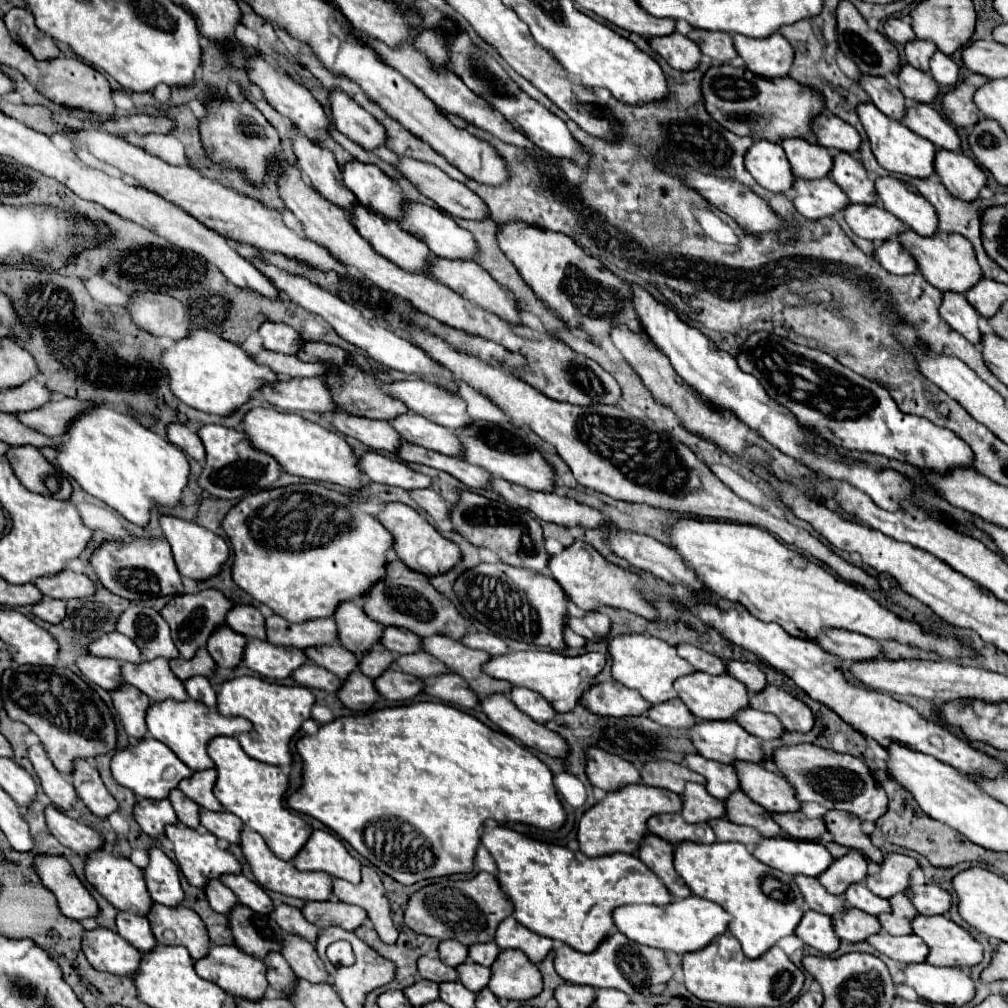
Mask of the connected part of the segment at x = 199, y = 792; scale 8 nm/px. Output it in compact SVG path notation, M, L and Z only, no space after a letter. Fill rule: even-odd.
M216 769L198 771L198 773L194 773L190 779L180 781L178 789L180 789L186 797L190 797L192 801L196 801L200 807L204 807L204 809L224 811L224 807L218 803L218 799L216 799L214 793L212 793L216 777L218 777Z

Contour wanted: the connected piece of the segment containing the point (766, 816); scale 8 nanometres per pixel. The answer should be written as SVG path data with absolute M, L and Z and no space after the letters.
M742 791L732 793L726 801L726 819L738 825L748 825L758 829L764 837L782 837L782 829L772 819L772 811L750 801Z

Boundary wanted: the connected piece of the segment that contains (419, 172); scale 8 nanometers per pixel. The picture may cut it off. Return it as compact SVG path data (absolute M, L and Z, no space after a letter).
M398 157L398 163L396 163L396 169L400 171L402 177L406 177L422 195L426 195L428 199L432 199L440 209L448 211L450 215L456 215L456 217L462 217L462 219L474 219L474 221L482 221L486 219L486 205L482 203L480 197L476 197L470 189L466 189L466 185L450 179L442 169L430 165L430 163L424 163L424 161L416 161L412 157Z

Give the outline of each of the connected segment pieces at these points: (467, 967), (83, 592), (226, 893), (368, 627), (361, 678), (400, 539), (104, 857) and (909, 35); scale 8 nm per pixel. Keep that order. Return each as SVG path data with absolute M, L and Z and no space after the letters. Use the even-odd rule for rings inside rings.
M466 961L462 965L458 965L458 975L460 975L460 981L474 993L478 993L480 989L486 989L488 987L488 981L490 981L490 975L492 971L484 965L478 965L474 961Z
M70 569L54 575L54 577L38 577L34 585L52 599L78 599L78 597L90 597L94 595L94 581L86 575L78 575Z
M210 881L204 891L206 891L206 897L208 897L208 901L210 901L210 907L212 907L214 911L222 913L222 915L232 913L232 909L234 909L236 905L240 905L238 897L236 897L222 881Z
M362 601L340 603L334 619L340 631L340 643L352 653L362 655L366 649L370 649L370 645L380 643L384 627L380 623L374 623L374 619L364 613Z
M360 671L350 673L350 677L344 681L344 687L338 691L338 697L348 709L354 711L368 711L380 701L374 681Z
M388 503L384 507L384 511L378 515L378 521L390 531L394 533L394 541L396 541L396 555L398 559L418 571L418 573L424 573L426 577L434 577L434 575L442 575L450 569L454 569L460 561L462 561L462 553L458 549L456 543L452 543L450 539L442 537L428 521L426 517L422 517L418 511L414 511L412 507L408 505L402 505L402 503Z
M98 849L88 855L86 863L86 879L94 889L106 897L118 911L126 911L130 915L146 915L154 901L150 899L150 893L146 893L146 881L142 869L138 869L130 859L116 857L108 849Z
M888 19L884 23L884 31L886 31L886 35L888 35L888 39L892 43L906 45L906 43L910 43L910 41L916 39L912 27L906 21L902 21L902 19Z

